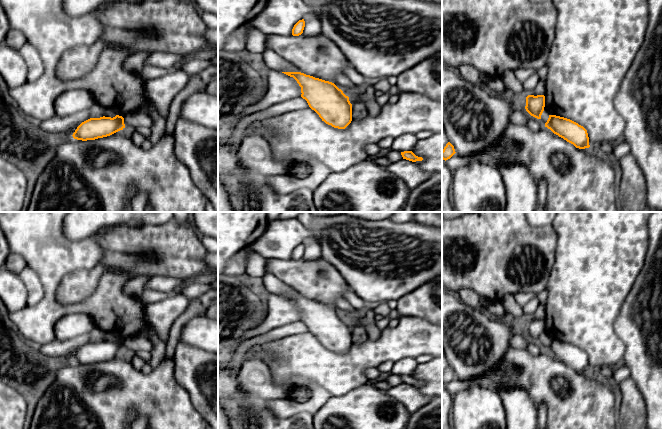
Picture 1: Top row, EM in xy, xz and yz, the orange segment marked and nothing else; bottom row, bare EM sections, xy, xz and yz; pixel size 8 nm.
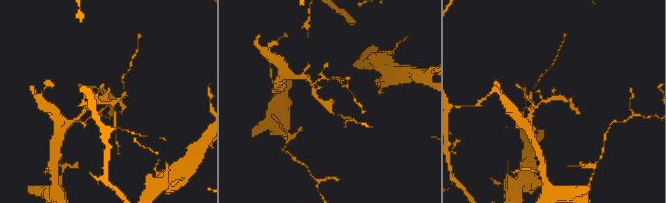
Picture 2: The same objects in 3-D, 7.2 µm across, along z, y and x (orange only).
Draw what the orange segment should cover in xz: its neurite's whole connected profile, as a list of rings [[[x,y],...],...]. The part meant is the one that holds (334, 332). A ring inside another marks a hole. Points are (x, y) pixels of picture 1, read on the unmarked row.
[[[282,296],[293,301],[301,311],[301,321],[326,348],[345,353],[352,345],[349,321],[334,307],[301,296]]]

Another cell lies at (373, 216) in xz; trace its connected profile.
[[[344,212],[348,216],[353,216],[362,220],[384,220],[397,212]]]

